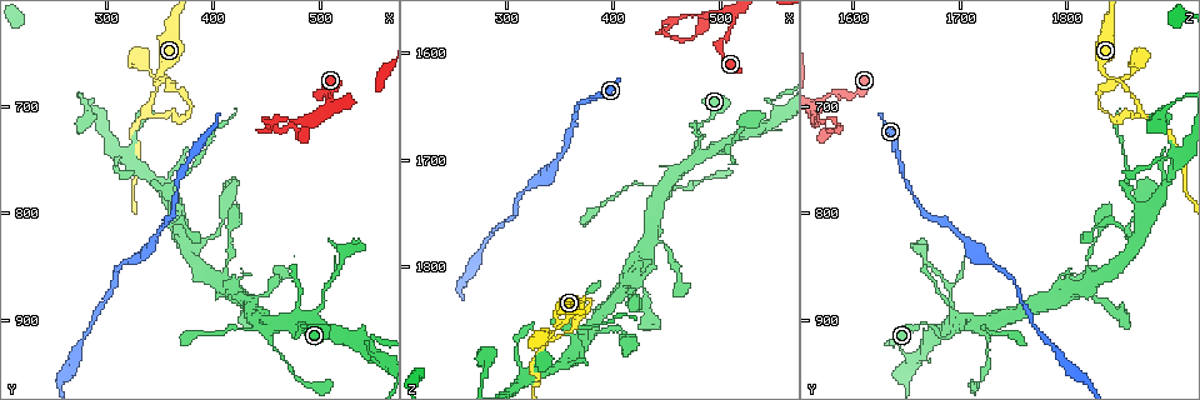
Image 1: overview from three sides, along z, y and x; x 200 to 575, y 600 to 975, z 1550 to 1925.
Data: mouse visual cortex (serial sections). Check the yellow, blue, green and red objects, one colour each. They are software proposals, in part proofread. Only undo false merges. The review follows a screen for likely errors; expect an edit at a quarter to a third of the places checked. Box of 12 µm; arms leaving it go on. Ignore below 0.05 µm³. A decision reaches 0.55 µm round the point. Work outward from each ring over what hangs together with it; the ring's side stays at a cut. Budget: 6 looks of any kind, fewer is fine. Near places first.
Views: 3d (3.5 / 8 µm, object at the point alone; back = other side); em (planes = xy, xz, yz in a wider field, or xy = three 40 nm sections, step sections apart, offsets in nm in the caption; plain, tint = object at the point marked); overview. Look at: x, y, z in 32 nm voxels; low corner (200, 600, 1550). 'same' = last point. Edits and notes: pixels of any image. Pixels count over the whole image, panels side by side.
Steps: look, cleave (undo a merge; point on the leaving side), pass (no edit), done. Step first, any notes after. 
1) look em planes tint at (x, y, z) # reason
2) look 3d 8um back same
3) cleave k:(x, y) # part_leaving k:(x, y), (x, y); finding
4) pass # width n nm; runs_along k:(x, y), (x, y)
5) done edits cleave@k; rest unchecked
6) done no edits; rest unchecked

look 3d 8um at (448, 712, 1576) # abrupt turn

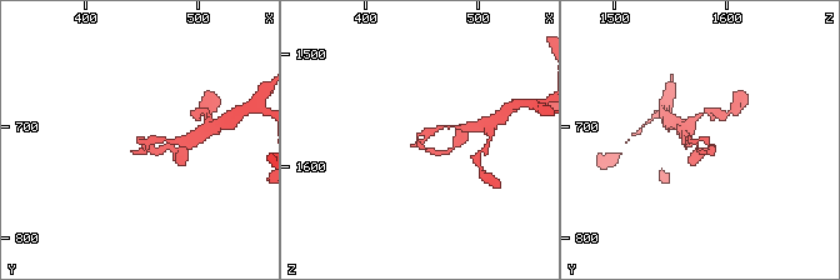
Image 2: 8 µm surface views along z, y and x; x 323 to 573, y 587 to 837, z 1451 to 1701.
look 3d 3.5um at (444, 712, 1578)

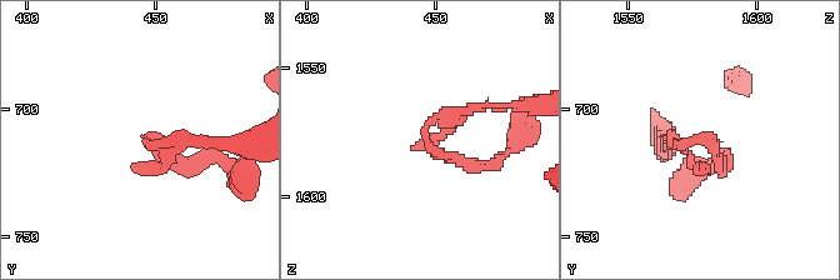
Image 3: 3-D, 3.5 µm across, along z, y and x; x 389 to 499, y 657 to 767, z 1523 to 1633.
look em xy step 5 tint at (446, 713, 1578) # arm_widths 150, 150 nm; shape alone is not enough

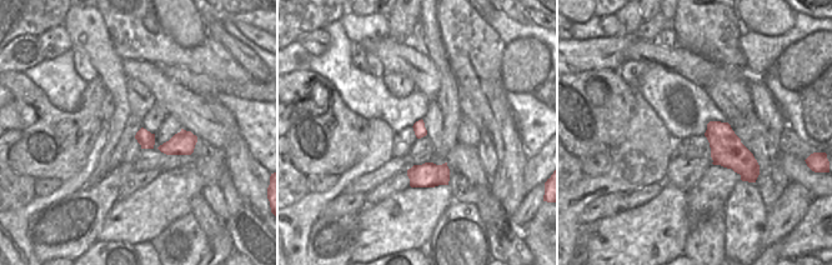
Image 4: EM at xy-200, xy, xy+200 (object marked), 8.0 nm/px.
pass # runs_along 3:(668, 146), (709, 139), (725, 158); one cell here

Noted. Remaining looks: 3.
look 3d 8um at (482, 908, 1696) # four arms meet

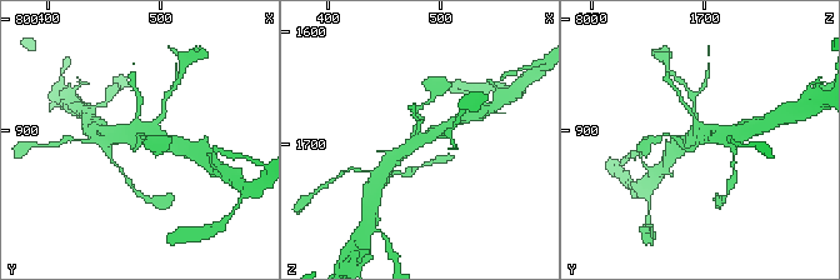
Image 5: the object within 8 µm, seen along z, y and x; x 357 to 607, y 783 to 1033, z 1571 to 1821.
look em xy step 3 tint at (478, 910, 1698)

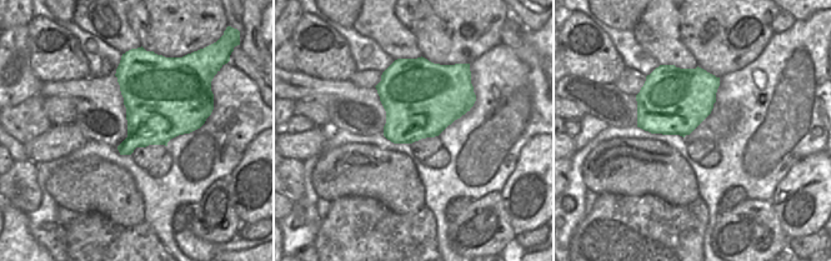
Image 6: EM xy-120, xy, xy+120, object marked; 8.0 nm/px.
pass # runs_along 5:(419, 115), (416, 140), (389, 164); continuous, no second cell

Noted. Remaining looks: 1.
done no edits; rest unchecked

